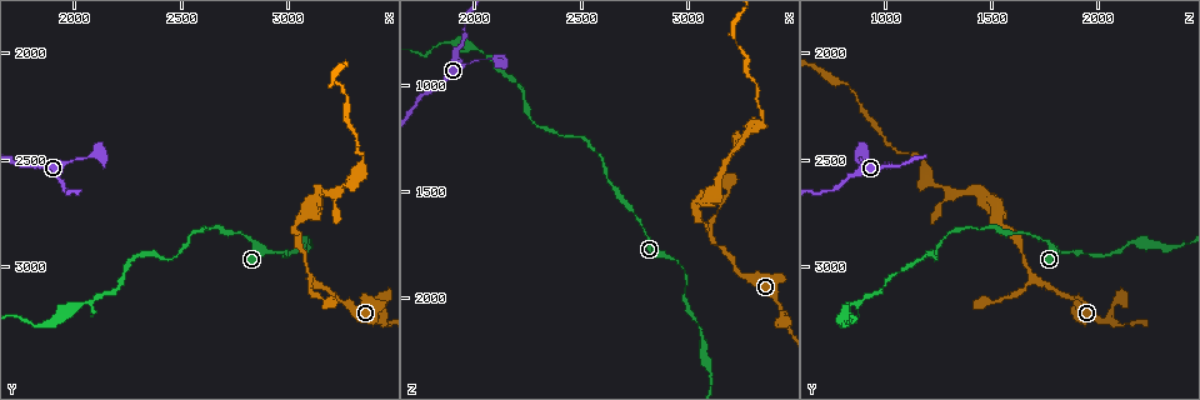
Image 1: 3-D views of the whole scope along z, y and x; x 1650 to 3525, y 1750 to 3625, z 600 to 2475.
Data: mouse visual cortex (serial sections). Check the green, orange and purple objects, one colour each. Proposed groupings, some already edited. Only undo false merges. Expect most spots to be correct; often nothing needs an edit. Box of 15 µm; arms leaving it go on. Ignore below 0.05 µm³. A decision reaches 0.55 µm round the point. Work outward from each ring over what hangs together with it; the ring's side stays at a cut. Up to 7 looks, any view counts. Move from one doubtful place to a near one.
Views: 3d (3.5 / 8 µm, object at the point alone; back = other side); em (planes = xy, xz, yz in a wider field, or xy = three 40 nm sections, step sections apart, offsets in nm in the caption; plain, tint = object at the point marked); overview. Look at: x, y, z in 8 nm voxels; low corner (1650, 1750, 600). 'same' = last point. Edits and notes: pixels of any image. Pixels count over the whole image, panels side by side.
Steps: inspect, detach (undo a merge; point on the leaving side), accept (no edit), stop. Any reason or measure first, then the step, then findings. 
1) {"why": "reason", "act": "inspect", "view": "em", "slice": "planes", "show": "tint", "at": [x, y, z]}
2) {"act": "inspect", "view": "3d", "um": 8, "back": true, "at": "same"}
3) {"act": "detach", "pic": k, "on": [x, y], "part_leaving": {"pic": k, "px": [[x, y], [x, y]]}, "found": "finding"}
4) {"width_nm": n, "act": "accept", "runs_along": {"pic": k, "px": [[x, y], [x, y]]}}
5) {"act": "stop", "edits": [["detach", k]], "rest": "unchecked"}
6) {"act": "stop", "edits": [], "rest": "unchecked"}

{"why": "thick turns thin", "act": "inspect", "view": "3d", "um": 3.5, "at": [3360, 2540, 1190]}

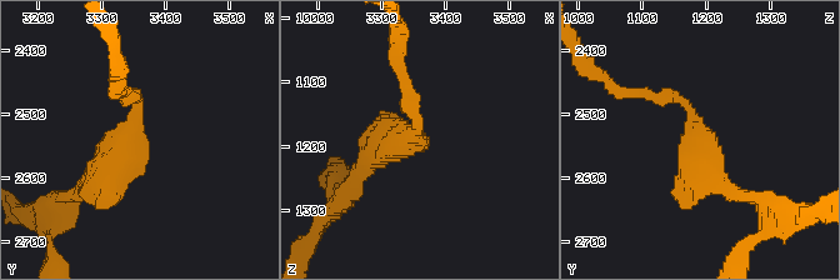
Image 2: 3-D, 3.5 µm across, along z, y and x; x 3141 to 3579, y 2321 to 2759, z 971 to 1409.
{"arm_widths_nm": [200, 350], "why": "now the EM", "act": "inspect", "view": "em", "slice": "xy", "step": 3, "show": "tint", "at": [3345, 2535, 1190]}

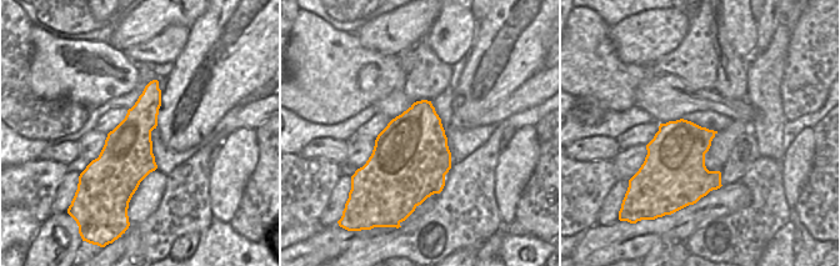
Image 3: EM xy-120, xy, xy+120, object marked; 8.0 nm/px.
{"act": "accept", "runs_along": {"pic": 2, "px": [[730, 193], [698, 165], [689, 108], [644, 93]]}, "found": "all the same cell"}

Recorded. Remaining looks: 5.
{"why": "abrupt turn", "act": "inspect", "view": "3d", "um": 3.5, "at": [2130, 2480, 890]}

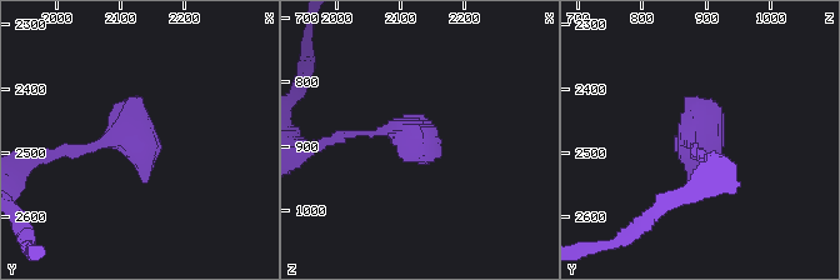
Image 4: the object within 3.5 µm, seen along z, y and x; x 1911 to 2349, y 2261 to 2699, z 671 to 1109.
{"act": "inspect", "view": "em", "slice": "xy", "step": 5, "show": "tint", "at": [2115, 2475, 875]}

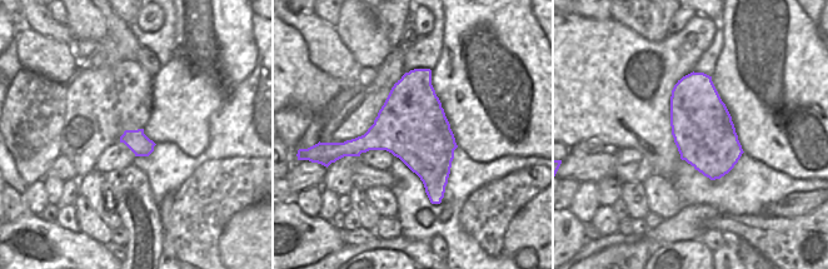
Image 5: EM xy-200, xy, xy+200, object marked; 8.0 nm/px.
{"why": "another direction", "act": "inspect", "view": "em", "slice": "planes", "show": "tint", "at": "same"}

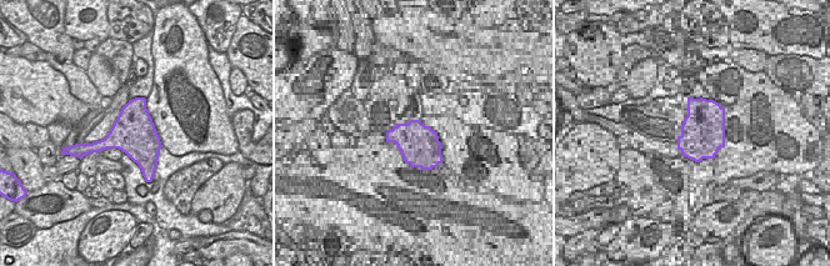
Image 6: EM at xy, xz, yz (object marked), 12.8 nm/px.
{"act": "accept", "runs_along": {"pic": 4, "px": [[333, 141], [386, 129], [429, 131]]}, "found": "one cell here"}

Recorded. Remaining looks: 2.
{"why": "thin neck", "act": "inspect", "view": "3d", "um": 3.5, "at": [2040, 3190, 850]}

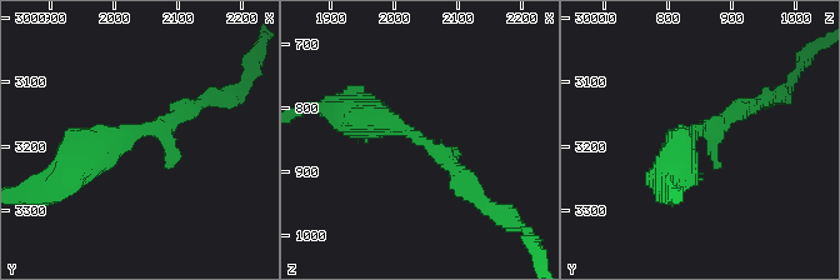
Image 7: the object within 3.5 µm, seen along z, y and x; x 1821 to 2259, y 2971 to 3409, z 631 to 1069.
{"act": "inspect", "view": "em", "slice": "xy", "step": 1, "show": "tint", "at": [2035, 3175, 850]}

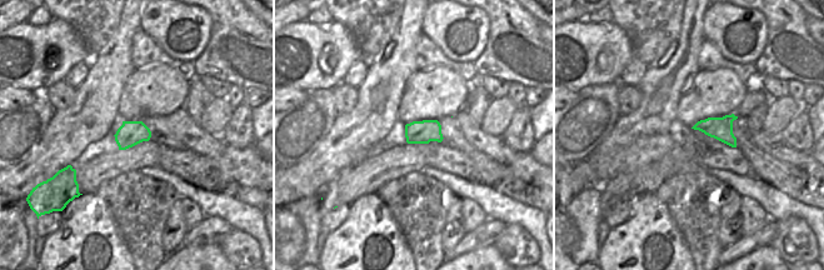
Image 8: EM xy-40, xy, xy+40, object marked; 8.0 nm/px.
{"act": "accept", "runs_along": {"pic": 7, "px": [[471, 193], [410, 131], [349, 113]]}, "found": "one cell here"}

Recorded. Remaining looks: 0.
{"act": "stop", "edits": [], "rest": "unchecked"}

